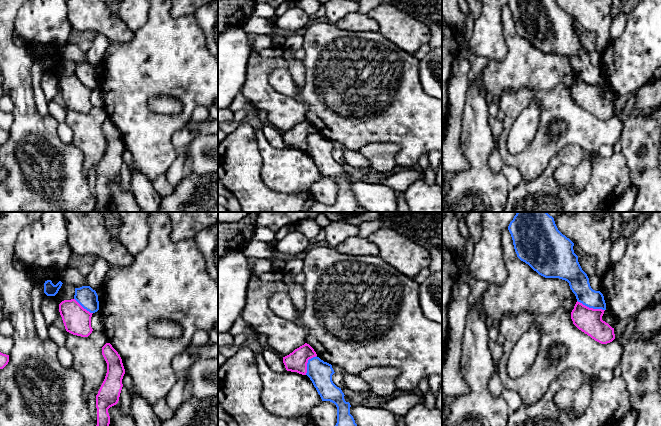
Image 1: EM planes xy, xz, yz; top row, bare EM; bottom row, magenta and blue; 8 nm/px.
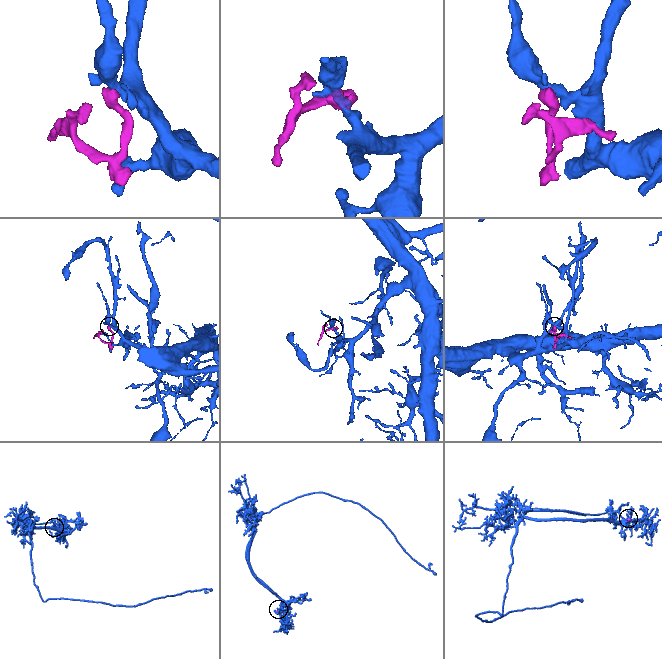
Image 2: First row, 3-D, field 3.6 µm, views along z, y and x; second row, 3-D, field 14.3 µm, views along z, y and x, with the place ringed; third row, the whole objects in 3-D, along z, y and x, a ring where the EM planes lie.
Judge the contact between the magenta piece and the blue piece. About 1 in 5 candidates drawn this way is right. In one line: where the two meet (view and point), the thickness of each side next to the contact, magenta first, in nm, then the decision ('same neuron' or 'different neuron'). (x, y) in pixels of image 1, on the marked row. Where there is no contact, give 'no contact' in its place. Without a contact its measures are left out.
contact yz (591, 308); calibres 200 and 160 nm; different neuron

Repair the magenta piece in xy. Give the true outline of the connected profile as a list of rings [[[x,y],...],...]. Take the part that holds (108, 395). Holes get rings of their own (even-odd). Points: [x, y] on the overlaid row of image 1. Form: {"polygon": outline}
{"polygon": [[[106,343],[102,347],[102,355],[107,363],[107,373],[96,395],[96,426],[109,426],[110,416],[108,409],[119,401],[125,369],[120,355],[110,343]]]}

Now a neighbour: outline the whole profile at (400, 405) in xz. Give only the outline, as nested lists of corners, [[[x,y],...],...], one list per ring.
[[[411,393],[402,394],[386,402],[383,408],[388,409],[398,416],[404,416],[412,407],[423,403],[423,396]]]

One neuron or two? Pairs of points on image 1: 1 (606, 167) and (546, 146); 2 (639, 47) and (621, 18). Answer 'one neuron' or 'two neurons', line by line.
1: two neurons
2: two neurons

